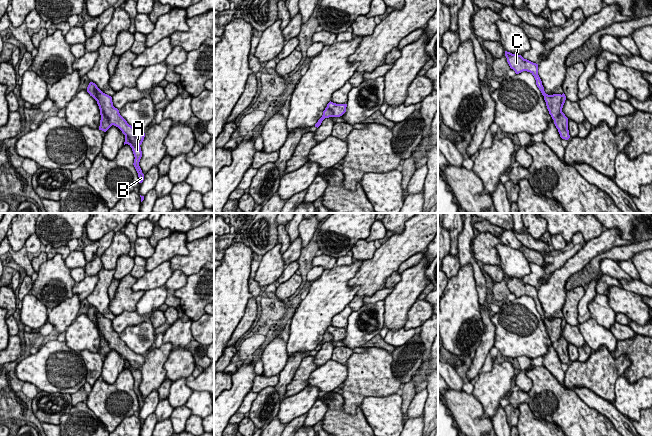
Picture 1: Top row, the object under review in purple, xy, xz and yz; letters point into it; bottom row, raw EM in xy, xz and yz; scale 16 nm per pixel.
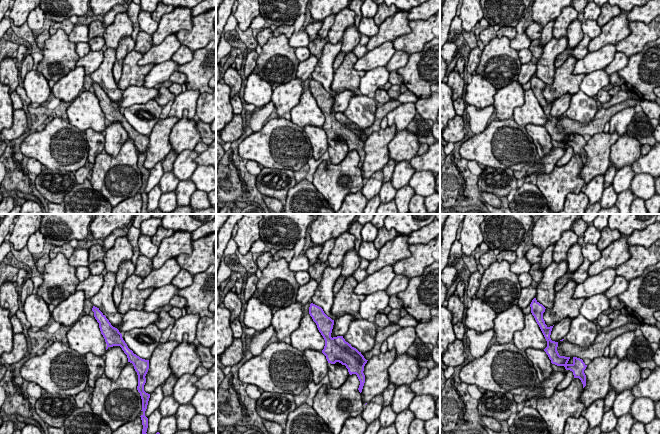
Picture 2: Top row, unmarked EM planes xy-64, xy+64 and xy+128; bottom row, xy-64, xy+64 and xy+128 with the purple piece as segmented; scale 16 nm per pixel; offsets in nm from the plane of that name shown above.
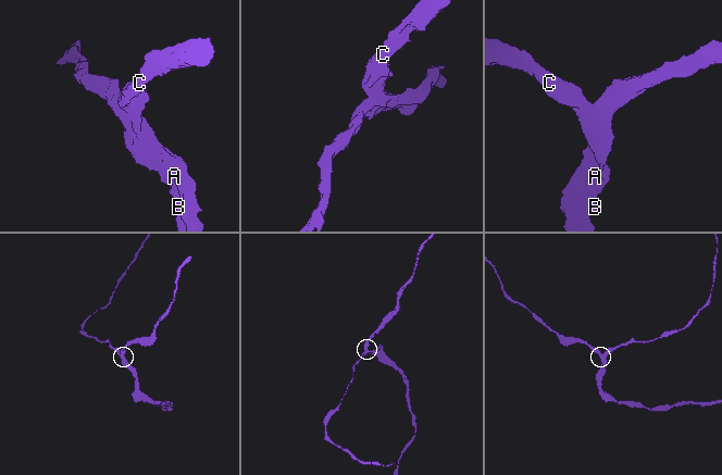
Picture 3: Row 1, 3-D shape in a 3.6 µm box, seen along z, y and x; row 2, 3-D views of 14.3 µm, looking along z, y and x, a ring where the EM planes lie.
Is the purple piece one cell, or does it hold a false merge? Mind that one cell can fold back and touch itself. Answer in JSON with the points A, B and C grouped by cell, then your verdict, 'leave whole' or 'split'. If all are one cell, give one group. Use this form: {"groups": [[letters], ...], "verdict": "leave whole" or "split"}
{"groups": [["A", "B", "C"]], "verdict": "leave whole"}

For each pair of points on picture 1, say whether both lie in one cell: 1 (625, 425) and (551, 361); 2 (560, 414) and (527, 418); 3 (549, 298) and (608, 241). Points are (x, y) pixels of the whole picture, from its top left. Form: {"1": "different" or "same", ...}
{"1": "same", "2": "different", "3": "same"}

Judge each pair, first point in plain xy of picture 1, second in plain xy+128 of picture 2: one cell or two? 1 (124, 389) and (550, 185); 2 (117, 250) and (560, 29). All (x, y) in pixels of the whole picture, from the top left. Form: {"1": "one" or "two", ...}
{"1": "one", "2": "one"}

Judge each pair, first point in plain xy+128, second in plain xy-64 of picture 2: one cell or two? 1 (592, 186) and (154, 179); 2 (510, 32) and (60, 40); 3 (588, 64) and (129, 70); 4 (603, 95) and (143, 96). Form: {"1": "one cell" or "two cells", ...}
{"1": "one cell", "2": "two cells", "3": "two cells", "4": "two cells"}

